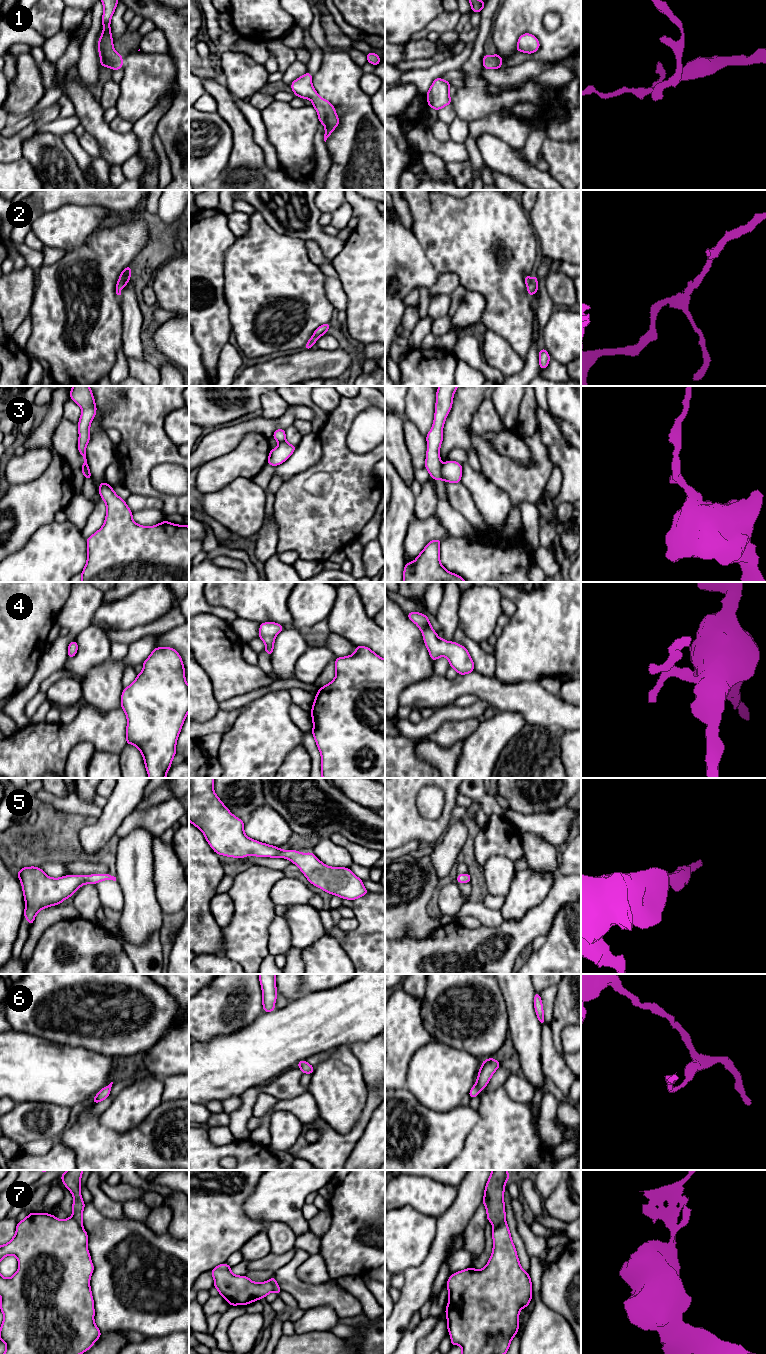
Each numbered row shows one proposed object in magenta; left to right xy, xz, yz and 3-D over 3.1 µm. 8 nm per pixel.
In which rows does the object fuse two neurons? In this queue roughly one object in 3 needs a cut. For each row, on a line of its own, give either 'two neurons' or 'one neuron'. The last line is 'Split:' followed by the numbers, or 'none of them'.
1: one neuron
2: one neuron
3: two neurons
4: one neuron
5: one neuron
6: one neuron
7: two neurons
Split: 3, 7

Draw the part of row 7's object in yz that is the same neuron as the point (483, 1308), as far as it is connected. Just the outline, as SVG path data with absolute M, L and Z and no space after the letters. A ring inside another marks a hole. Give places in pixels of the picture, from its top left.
M506 1222L493 1226L493 1250L486 1266L481 1270L472 1267L451 1274L446 1287L449 1293L445 1310L447 1329L452 1345L460 1345L462 1354L506 1354L511 1340L519 1330L519 1313L532 1299L532 1283L529 1273L525 1272L518 1260L518 1255L510 1230Z

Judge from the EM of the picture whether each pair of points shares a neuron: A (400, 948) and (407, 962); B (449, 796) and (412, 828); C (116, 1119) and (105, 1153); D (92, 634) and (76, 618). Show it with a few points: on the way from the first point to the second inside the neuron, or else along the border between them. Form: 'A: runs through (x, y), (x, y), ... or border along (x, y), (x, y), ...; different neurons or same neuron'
A: runs through (400, 951), (400, 955), (404, 959); same neuron
B: runs through (447, 809), (445, 817), (434, 828), (425, 828); same neuron
C: border along (98, 1115), (103, 1126), (118, 1132), (135, 1126); different neurons
D: border along (90, 623), (78, 633), (74, 640); different neurons

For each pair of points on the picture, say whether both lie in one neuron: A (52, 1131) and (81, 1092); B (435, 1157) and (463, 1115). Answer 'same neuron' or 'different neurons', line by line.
A: different neurons
B: same neuron

